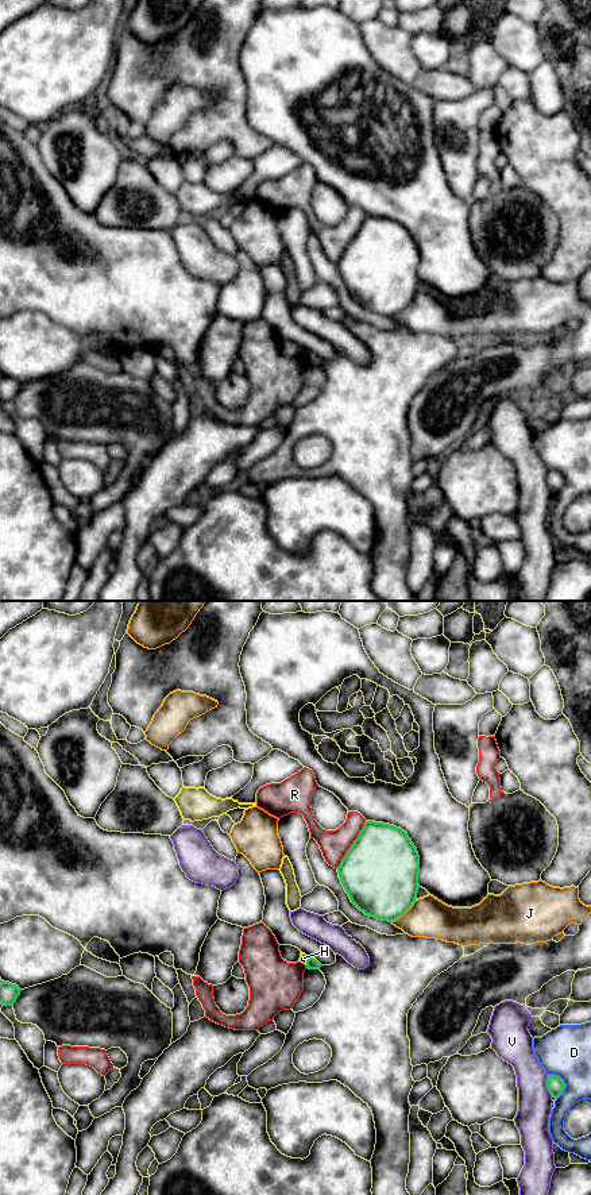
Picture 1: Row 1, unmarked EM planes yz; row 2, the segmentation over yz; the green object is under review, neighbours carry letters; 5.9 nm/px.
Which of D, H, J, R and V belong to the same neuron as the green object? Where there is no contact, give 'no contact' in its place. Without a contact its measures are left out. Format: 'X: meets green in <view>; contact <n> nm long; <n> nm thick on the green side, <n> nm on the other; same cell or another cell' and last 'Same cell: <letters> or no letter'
D: meets green in yz; contact 170 nm long; 110 nm thick on the green side, 300 nm on the other; another cell
H: meets green in yz; contact 50 nm long; 70 nm thick on the green side, 50 nm on the other; another cell
J: meets green in yz; contact 200 nm long; 440 nm thick on the green side, 240 nm on the other; another cell
R: meets green in yz; contact 340 nm long; 460 nm thick on the green side, 170 nm on the other; another cell
V: meets green in yz; contact 130 nm long; 110 nm thick on the green side, 200 nm on the other; another cell
Same cell: no letter

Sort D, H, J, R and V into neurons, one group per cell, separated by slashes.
D / H / J / R / V

